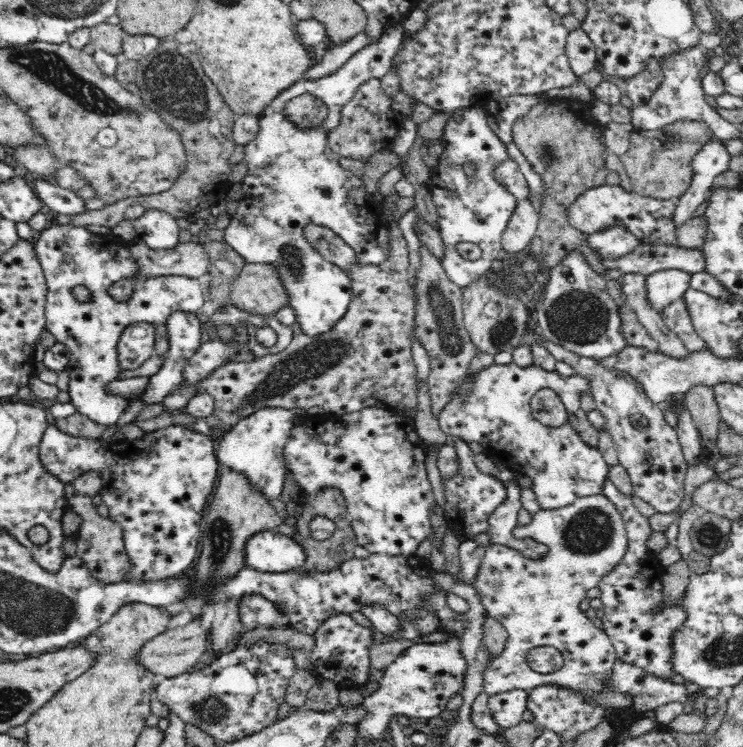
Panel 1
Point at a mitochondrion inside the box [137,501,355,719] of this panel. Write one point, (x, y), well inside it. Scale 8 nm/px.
(220, 535)

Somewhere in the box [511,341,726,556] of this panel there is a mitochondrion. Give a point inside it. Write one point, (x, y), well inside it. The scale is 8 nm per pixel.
(709, 535)

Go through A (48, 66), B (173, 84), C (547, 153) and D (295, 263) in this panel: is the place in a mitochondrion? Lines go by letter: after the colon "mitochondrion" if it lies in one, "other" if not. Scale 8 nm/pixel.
A: mitochondrion
B: mitochondrion
C: mitochondrion
D: mitochondrion

